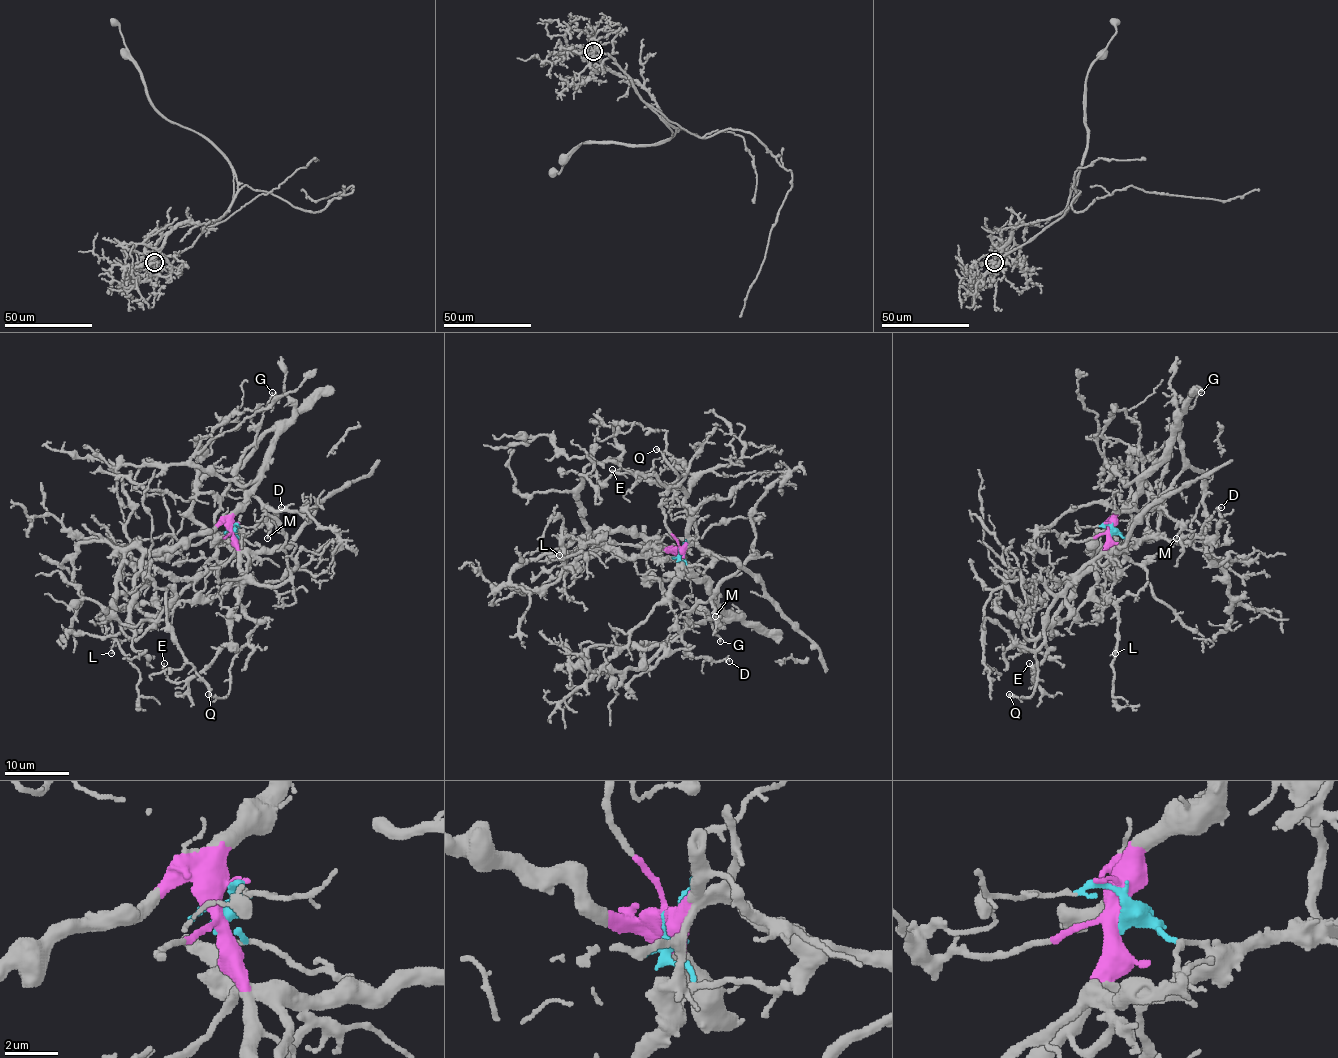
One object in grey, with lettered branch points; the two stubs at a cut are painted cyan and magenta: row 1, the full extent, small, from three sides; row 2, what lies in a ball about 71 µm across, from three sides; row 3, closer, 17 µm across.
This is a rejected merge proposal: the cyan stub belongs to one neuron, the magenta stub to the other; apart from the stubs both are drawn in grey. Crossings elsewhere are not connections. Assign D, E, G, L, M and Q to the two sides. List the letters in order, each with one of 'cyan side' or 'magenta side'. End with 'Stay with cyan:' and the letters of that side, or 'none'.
D: cyan side
E: magenta side
G: cyan side
L: magenta side
M: magenta side
Q: magenta side
Stay with cyan: D, G

